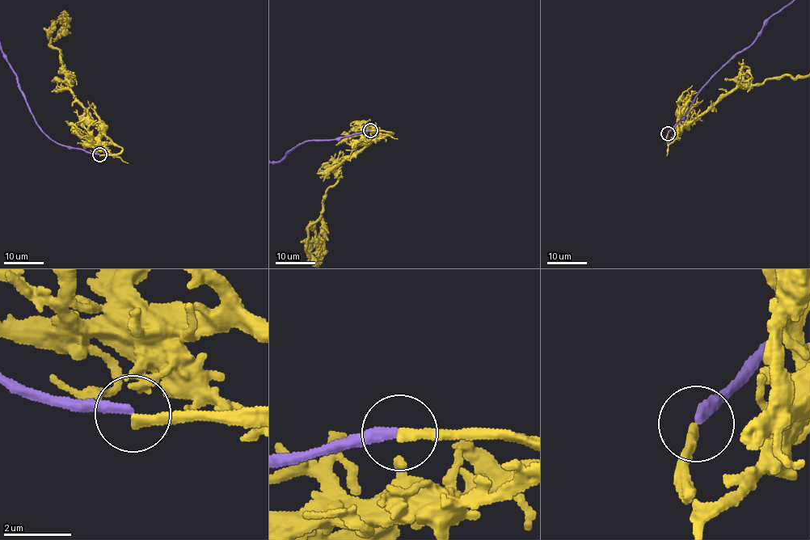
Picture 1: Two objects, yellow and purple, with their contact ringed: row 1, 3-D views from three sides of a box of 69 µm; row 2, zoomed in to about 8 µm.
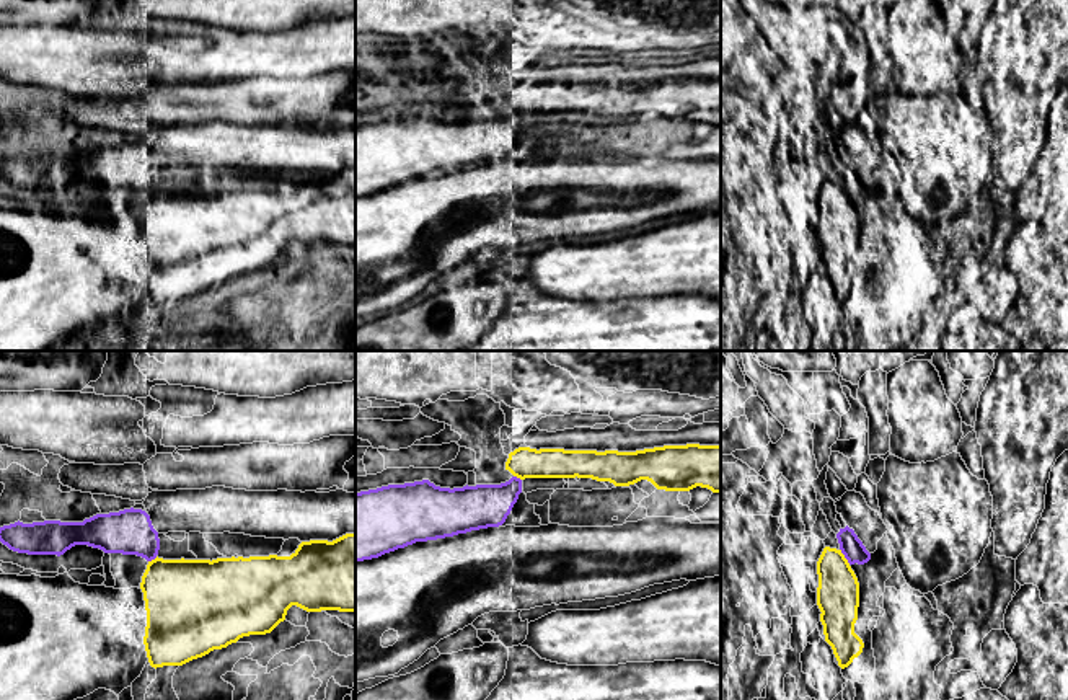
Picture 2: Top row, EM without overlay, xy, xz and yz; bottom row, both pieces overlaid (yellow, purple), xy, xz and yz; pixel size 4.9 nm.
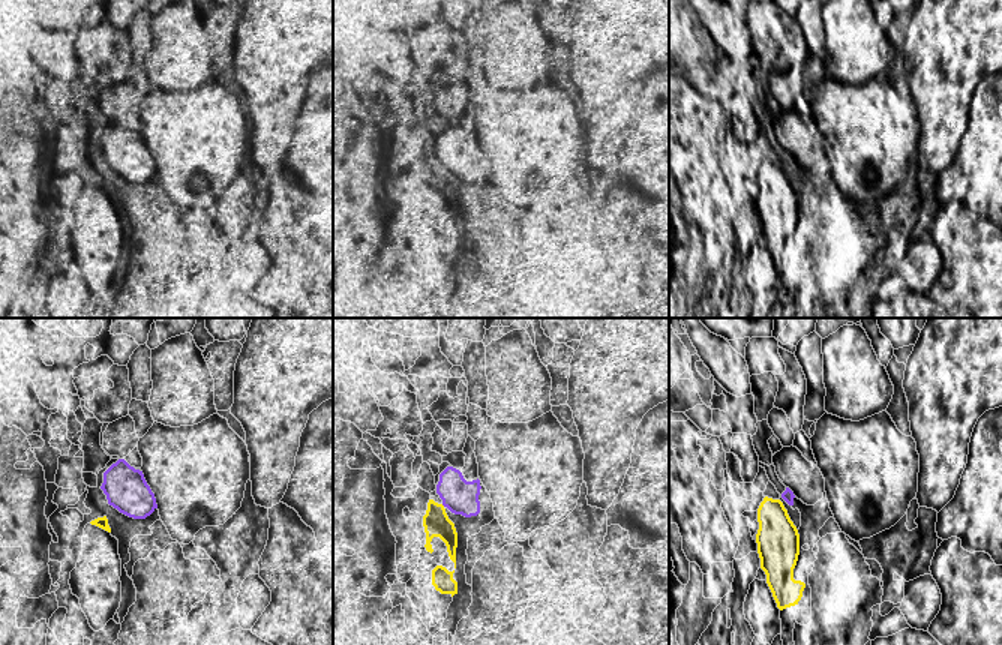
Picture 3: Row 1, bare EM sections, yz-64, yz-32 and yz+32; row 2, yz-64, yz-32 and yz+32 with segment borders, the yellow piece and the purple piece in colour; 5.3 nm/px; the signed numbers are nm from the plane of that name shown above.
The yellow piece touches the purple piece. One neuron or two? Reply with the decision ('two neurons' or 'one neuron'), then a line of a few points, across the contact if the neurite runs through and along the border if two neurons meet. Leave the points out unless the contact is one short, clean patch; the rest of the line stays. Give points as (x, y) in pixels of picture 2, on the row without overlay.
two neurons

